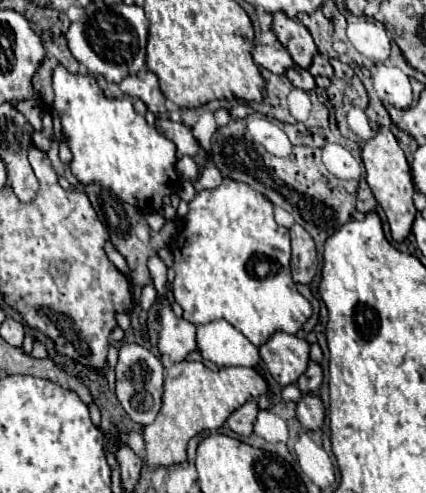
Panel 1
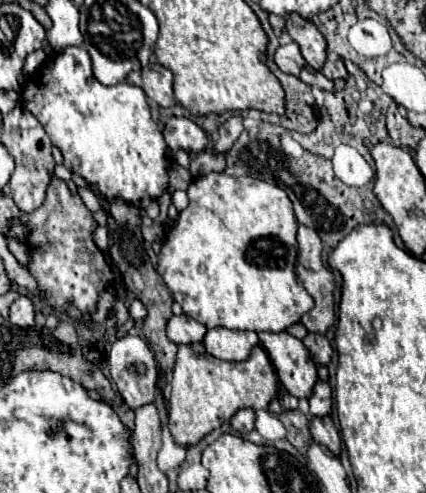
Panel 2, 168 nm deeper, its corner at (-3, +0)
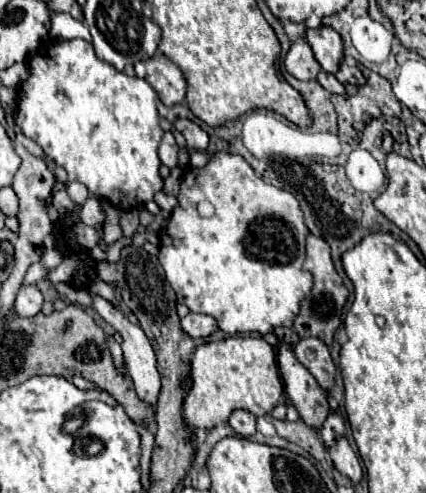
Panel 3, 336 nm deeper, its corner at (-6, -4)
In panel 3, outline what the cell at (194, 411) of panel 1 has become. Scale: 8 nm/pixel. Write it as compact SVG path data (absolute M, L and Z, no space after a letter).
M229 337L229 339L217 341L217 343L199 345L193 353L191 377L193 377L193 387L191 387L189 395L185 397L183 419L187 425L191 425L195 429L201 429L201 427L213 429L217 423L227 421L235 409L245 409L245 411L253 413L255 417L267 415L283 399L283 383L281 383L281 375L279 375L277 355L275 355L275 349L263 337Z

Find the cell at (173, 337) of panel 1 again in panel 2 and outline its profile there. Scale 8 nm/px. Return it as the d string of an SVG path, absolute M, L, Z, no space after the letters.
M180 315L180 317L172 317L168 321L168 327L166 327L166 335L172 343L176 345L192 345L192 343L200 343L204 339L204 333L206 333L206 327L200 325L198 321L192 321L190 317L186 315Z

